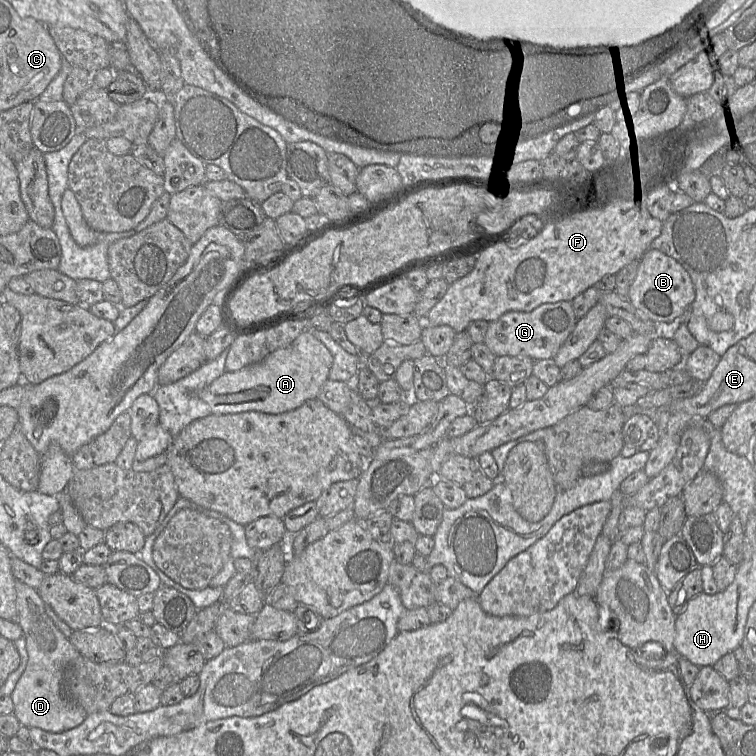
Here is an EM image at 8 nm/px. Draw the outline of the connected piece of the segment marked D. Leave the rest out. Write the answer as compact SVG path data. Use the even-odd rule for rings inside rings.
M17 580L15 587L16 622L20 625L26 640L28 663L11 694L13 714L20 724L27 728L35 727L52 733L71 730L82 724L88 714L64 694L63 676L66 668L81 655L46 613L46 604L38 589Z

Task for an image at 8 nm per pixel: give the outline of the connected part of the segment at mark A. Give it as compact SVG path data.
M303 331L290 345L278 349L264 360L234 372L225 371L198 392L212 414L226 415L257 411L271 415L290 412L306 401L316 399L329 379L333 356L310 331Z

